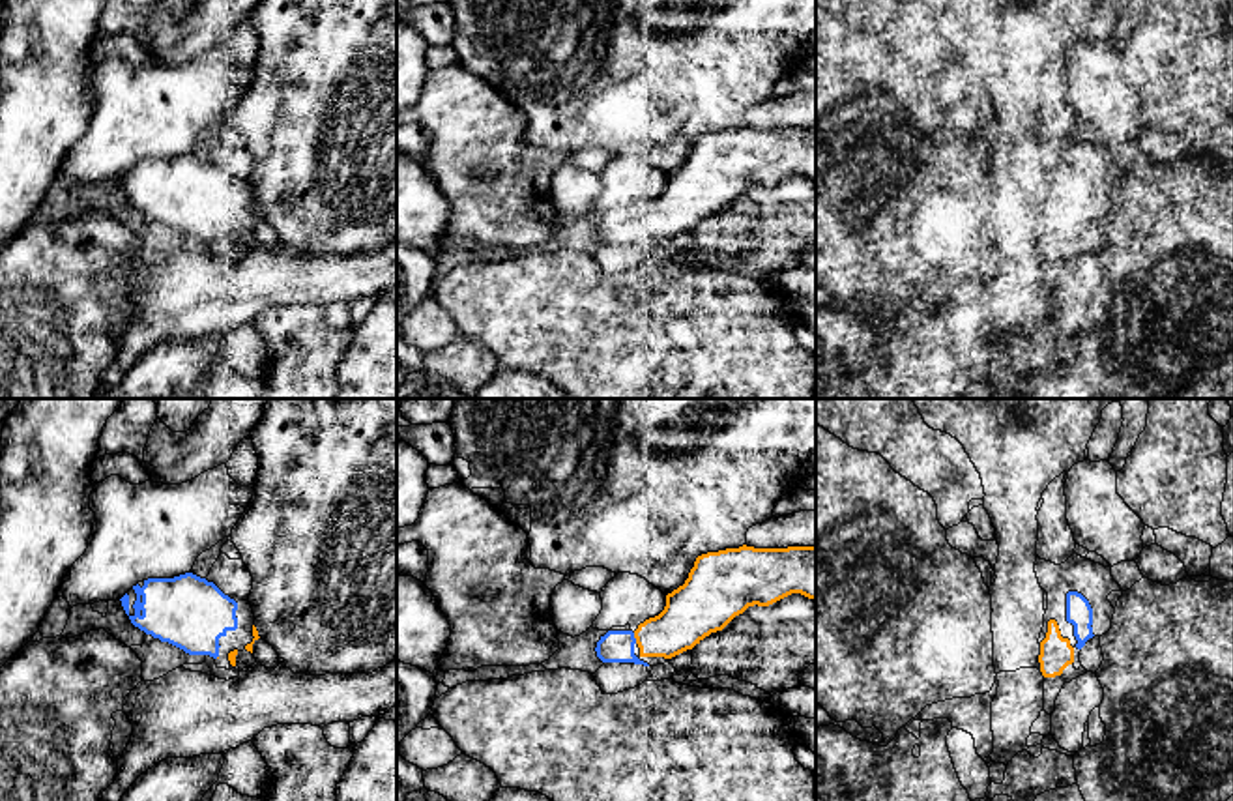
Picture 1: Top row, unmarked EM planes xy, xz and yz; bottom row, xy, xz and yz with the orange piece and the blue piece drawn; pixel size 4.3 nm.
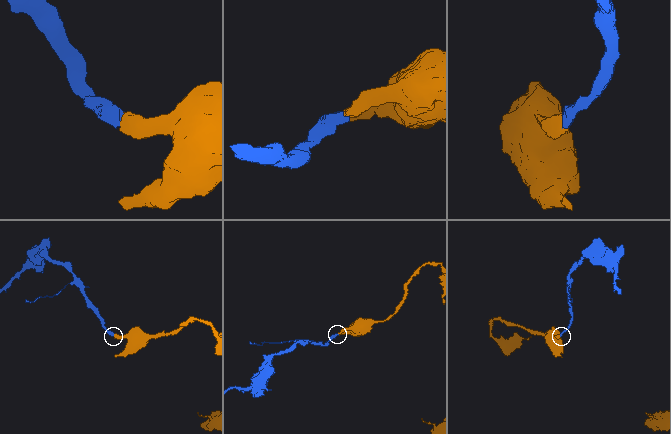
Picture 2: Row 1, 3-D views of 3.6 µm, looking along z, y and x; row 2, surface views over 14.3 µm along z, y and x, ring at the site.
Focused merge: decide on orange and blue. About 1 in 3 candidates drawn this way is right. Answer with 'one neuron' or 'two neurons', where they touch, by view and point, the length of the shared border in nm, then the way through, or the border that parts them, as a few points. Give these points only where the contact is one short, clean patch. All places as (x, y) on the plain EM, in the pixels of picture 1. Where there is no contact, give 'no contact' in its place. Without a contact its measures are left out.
one neuron; contact xz (635, 218); length 50 nm

